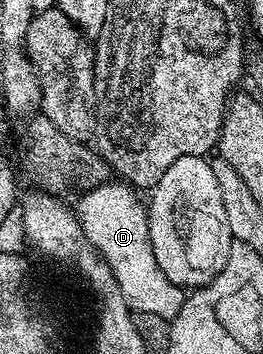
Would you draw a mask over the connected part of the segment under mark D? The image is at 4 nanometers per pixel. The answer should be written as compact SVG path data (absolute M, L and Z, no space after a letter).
M106 183L80 194L81 202L75 205L75 212L85 240L97 250L98 255L107 263L107 267L111 267L119 283L119 291L123 291L123 299L133 313L159 315L159 319L172 323L183 307L187 296L186 290L171 283L171 279L163 275L159 263L155 263L155 255L149 242L149 214L143 201L137 198L140 196L128 184L113 184Z

